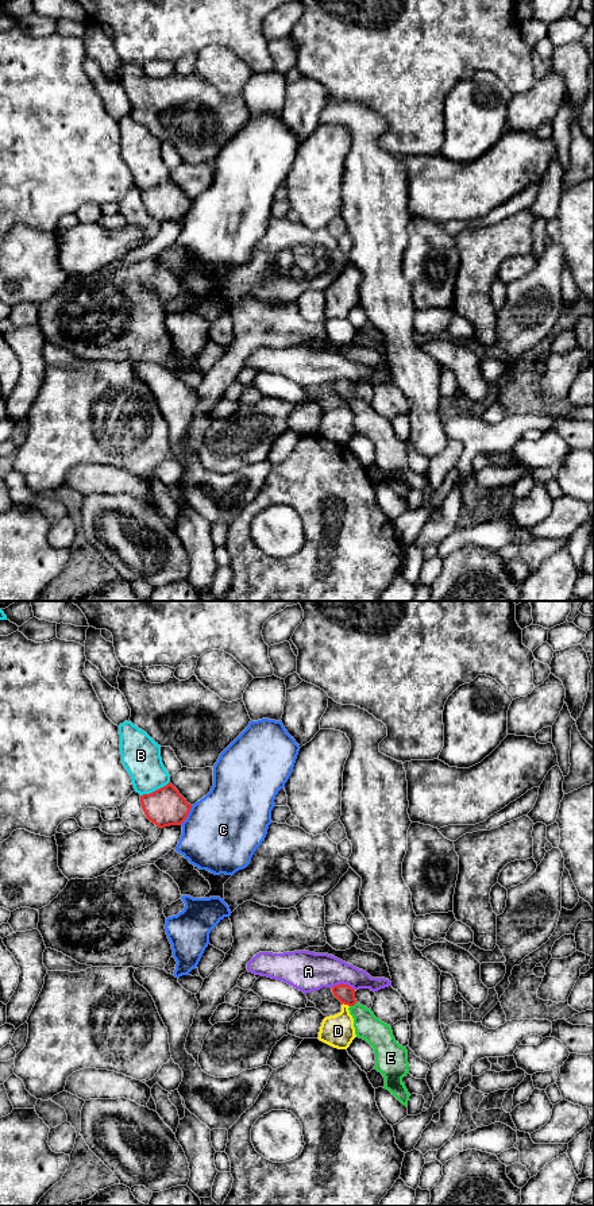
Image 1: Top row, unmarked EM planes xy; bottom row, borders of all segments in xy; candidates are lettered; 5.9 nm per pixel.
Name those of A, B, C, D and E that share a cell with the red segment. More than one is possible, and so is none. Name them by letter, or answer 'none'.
E

